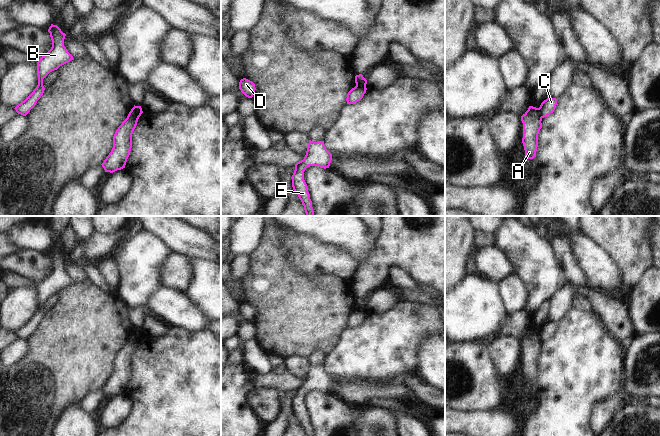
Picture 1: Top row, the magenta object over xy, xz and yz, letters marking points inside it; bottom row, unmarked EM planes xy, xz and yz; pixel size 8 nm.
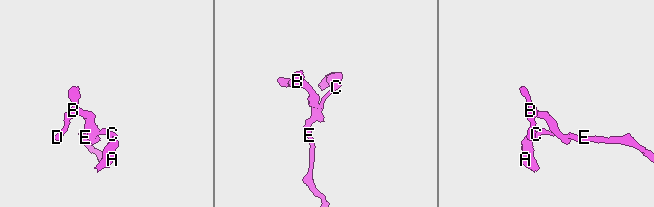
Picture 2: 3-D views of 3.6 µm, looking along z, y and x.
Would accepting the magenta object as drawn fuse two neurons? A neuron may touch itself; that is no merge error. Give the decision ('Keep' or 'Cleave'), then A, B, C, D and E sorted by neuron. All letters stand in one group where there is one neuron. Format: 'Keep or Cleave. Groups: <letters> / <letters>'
Cleave. Groups: A / B C D E

